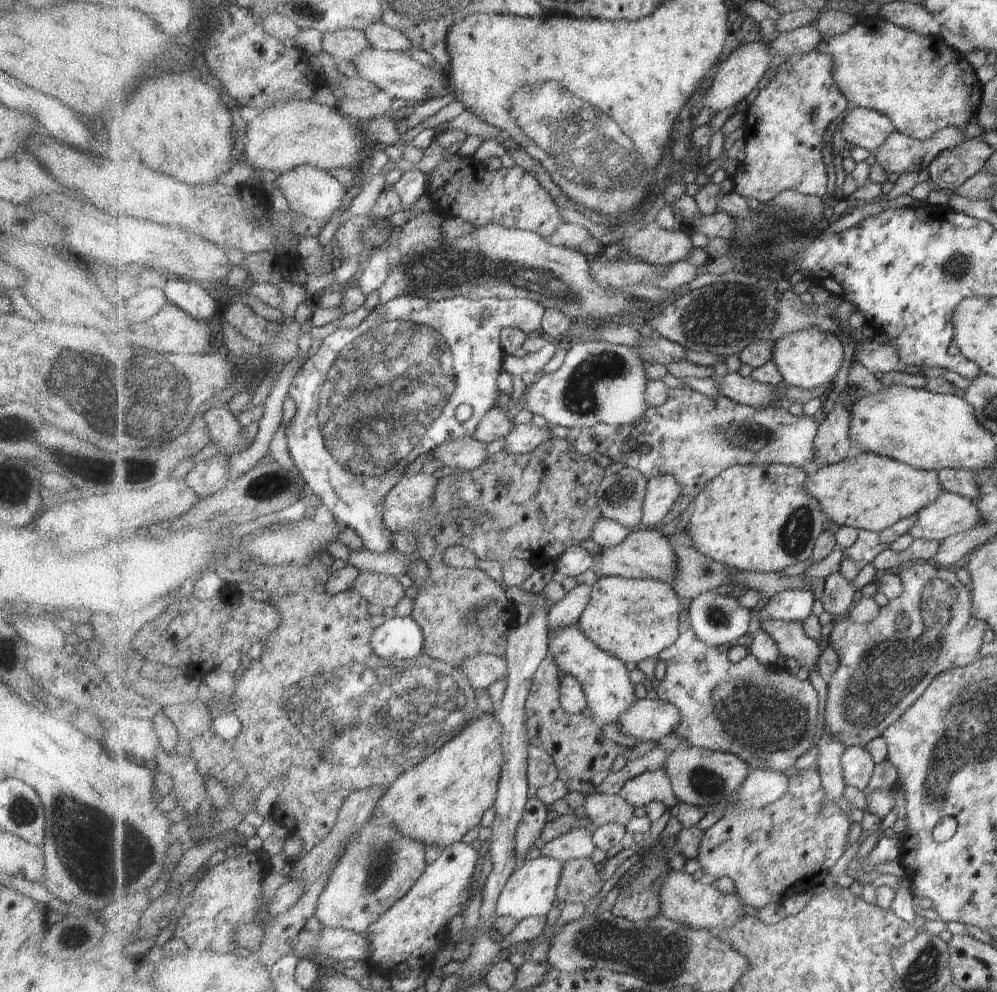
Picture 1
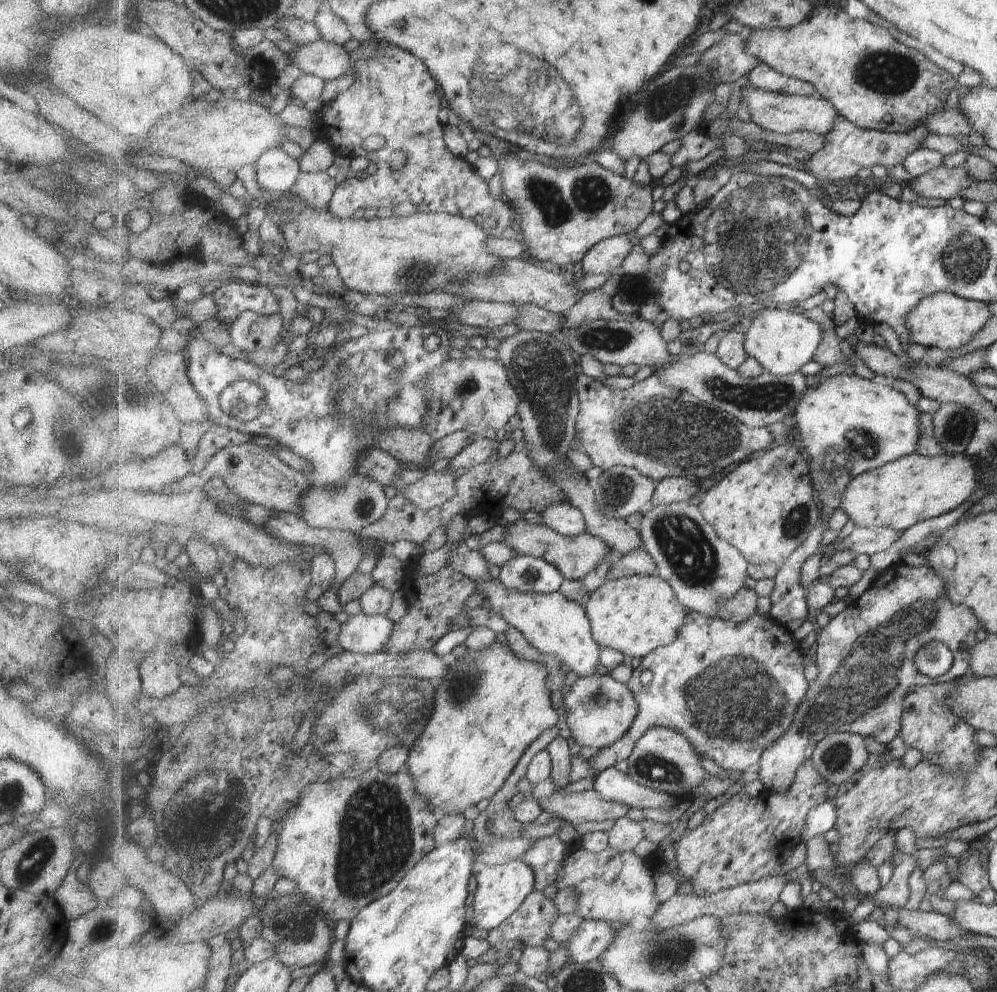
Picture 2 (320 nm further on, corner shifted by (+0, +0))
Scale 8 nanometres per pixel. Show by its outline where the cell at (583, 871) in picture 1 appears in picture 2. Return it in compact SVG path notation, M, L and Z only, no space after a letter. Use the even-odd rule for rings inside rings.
M551 836L537 841L533 846L535 848L529 850L529 854L525 854L522 860L537 874L535 891L543 891L548 886L555 885L559 874L563 872L567 845L557 836Z

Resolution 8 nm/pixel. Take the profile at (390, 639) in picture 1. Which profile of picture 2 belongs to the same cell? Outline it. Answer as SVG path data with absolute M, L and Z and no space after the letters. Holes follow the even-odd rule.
M361 611L343 625L339 641L345 651L377 654L383 652L395 627L396 624L385 615L367 615Z

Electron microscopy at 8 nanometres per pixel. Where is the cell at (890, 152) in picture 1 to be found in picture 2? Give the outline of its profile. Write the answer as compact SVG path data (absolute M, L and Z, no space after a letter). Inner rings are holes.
M841 115L840 119L836 120L832 131L827 134L827 144L805 161L805 171L812 173L820 183L849 179L853 182L856 181L861 168L872 167L875 164L883 165L885 168L902 165L905 156L919 148L921 139L927 134L922 126L913 127L904 133L864 129Z

